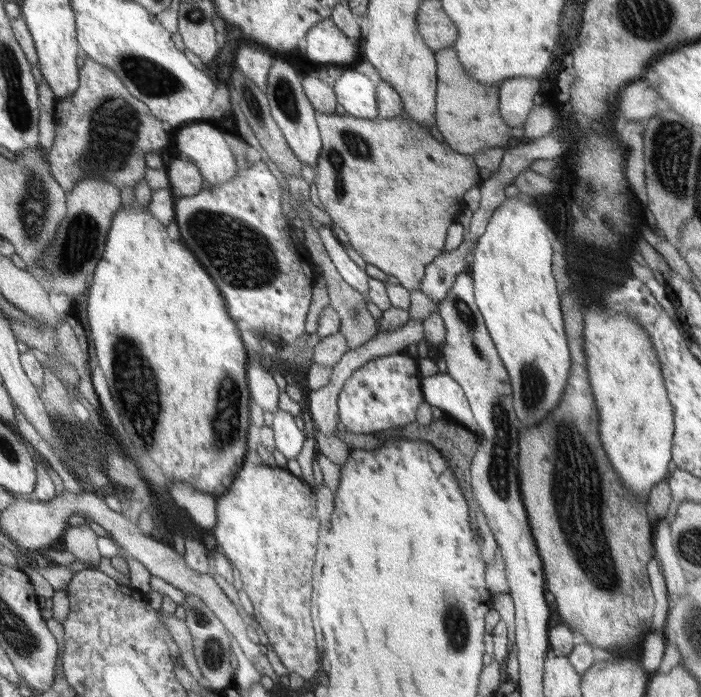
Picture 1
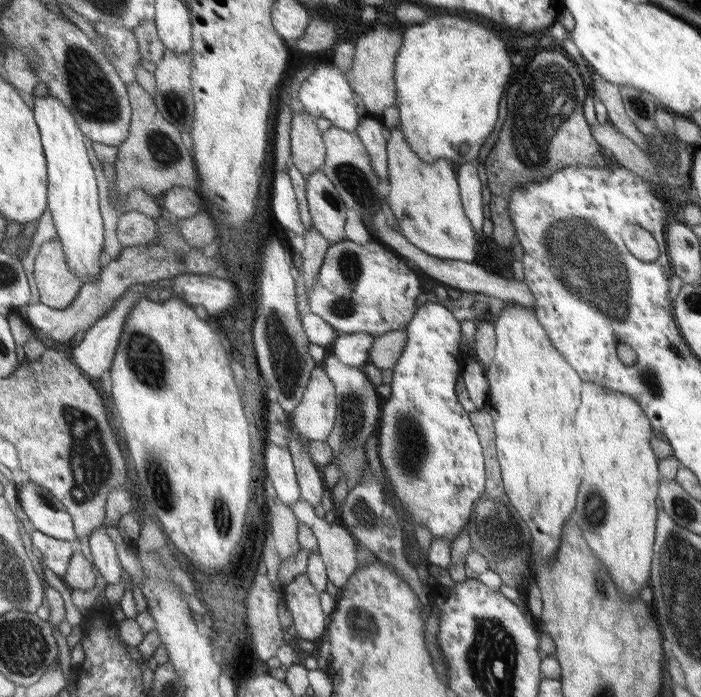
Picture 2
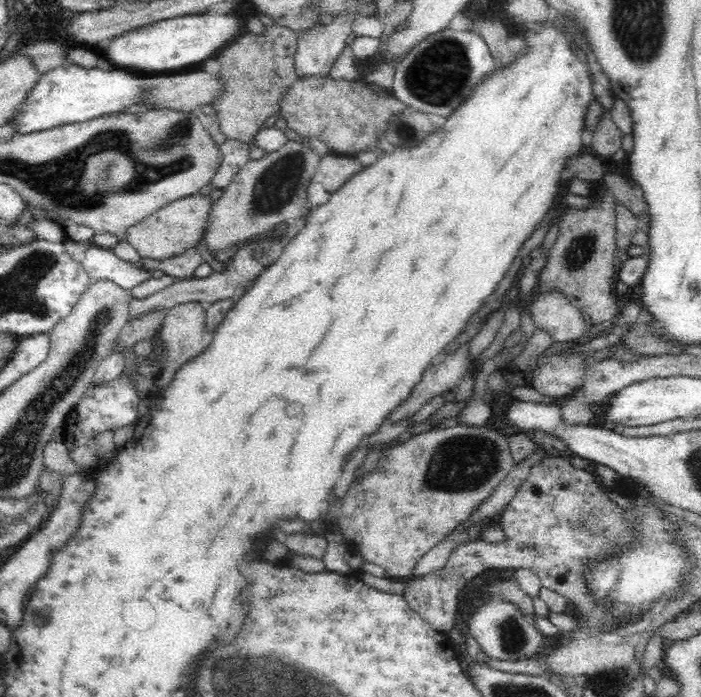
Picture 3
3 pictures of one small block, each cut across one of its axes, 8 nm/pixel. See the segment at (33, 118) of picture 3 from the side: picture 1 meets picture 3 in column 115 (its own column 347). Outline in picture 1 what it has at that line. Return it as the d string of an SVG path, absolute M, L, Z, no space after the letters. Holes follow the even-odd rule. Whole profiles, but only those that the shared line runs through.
M345 70L332 88L338 98L339 106L346 114L363 119L377 117L377 94L373 84L363 74Z

